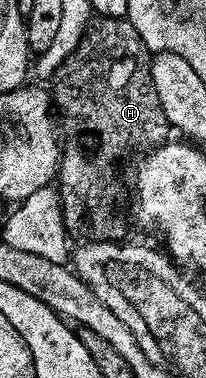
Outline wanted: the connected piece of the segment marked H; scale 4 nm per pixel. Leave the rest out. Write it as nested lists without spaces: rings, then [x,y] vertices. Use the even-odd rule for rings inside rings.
[[[93,17],[84,39],[96,39],[96,43],[85,42],[70,53],[51,80],[50,94],[59,110],[73,111],[77,121],[100,139],[94,155],[88,157],[78,147],[61,150],[58,198],[69,232],[77,231],[84,241],[120,241],[125,235],[124,219],[115,207],[122,193],[117,163],[130,153],[146,153],[163,144],[169,138],[170,124],[154,89],[150,52],[128,18]]]

